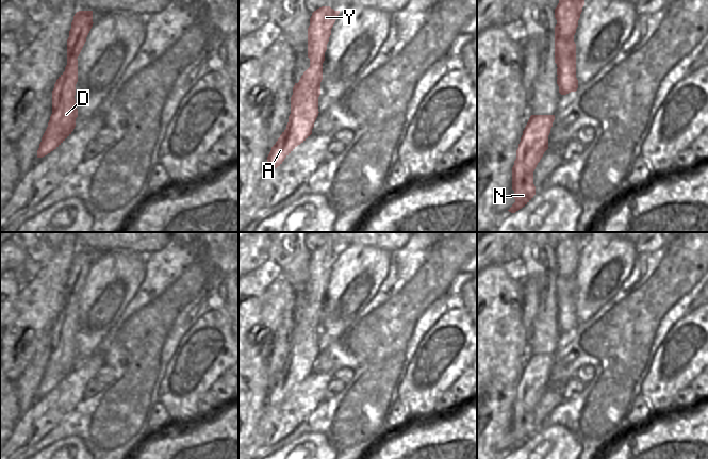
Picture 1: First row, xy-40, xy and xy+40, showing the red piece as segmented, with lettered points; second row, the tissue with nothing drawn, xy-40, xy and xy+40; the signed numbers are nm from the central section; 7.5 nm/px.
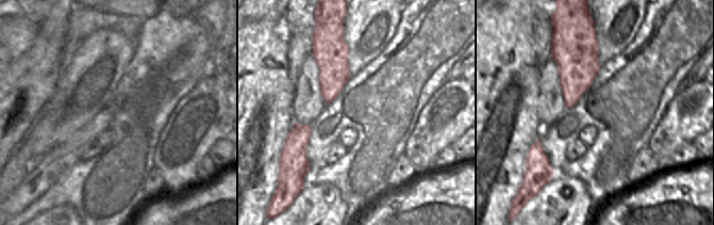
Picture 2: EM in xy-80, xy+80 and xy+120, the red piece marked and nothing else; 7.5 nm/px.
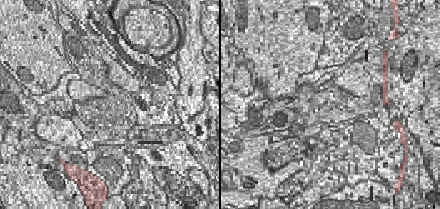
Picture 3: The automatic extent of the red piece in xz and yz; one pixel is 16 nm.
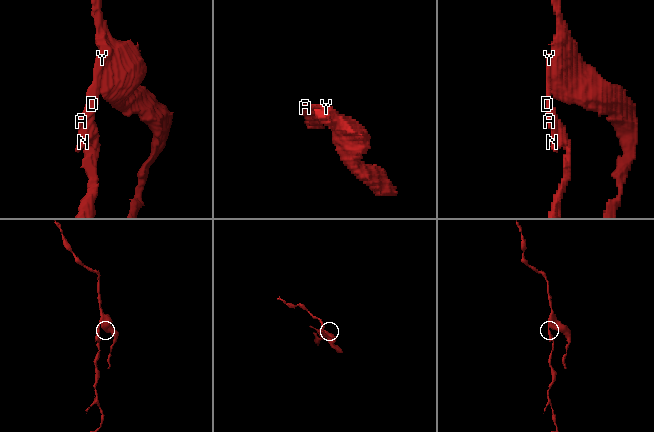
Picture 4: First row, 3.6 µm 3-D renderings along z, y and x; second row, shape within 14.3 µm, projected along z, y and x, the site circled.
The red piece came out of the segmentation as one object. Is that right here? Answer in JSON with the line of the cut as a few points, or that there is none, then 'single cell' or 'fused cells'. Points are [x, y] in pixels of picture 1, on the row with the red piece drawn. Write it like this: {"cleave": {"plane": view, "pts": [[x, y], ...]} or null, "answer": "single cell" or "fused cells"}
{"cleave": {"plane": "xy", "pts": [[310, 63], [322, 64]]}, "answer": "fused cells"}

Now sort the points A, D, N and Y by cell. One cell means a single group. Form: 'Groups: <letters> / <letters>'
Groups: A D N / Y.

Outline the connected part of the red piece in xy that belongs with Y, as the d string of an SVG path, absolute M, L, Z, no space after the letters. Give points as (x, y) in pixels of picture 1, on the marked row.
M322 6L312 13L308 28L308 58L310 64L323 64L331 29L340 14L330 6Z

